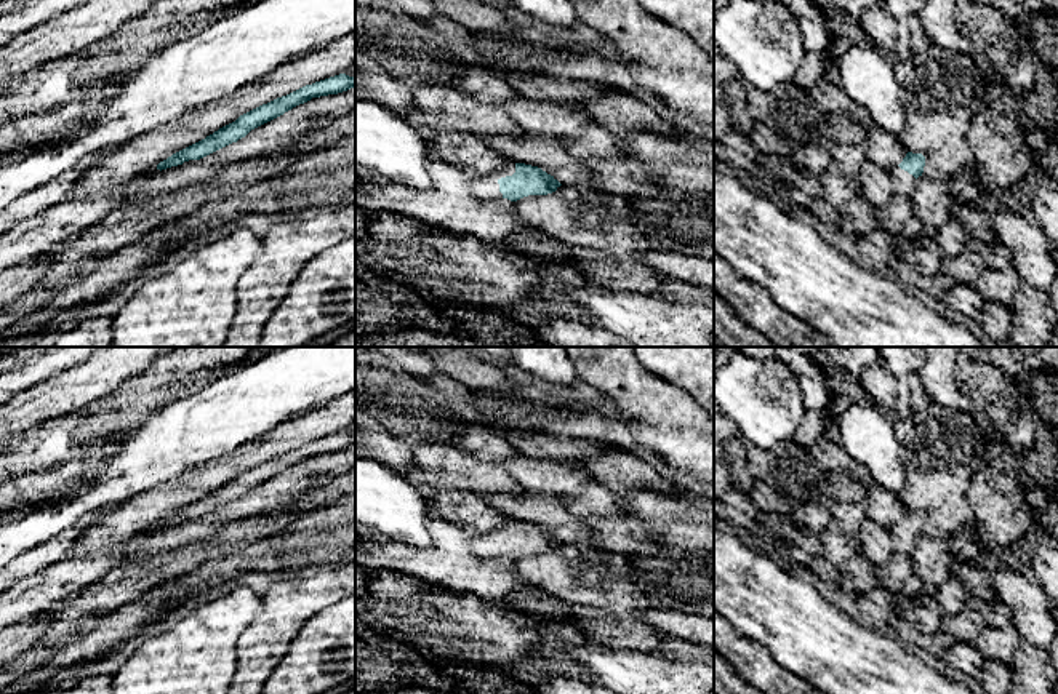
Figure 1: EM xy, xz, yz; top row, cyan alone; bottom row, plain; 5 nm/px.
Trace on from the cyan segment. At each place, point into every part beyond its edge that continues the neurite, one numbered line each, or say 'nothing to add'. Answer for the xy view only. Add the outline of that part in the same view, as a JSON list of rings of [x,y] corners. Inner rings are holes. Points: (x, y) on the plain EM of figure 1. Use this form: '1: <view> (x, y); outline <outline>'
nothing to add

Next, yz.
1: yz (903, 541); outline [[[895,524],[888,529],[892,536],[893,552],[911,555],[911,552],[916,547],[916,536],[909,532],[908,529],[901,528],[900,524]]]

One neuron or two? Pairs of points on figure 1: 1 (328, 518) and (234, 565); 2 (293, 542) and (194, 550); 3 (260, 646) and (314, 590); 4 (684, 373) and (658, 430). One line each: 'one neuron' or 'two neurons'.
1: one neuron
2: two neurons
3: one neuron
4: two neurons

